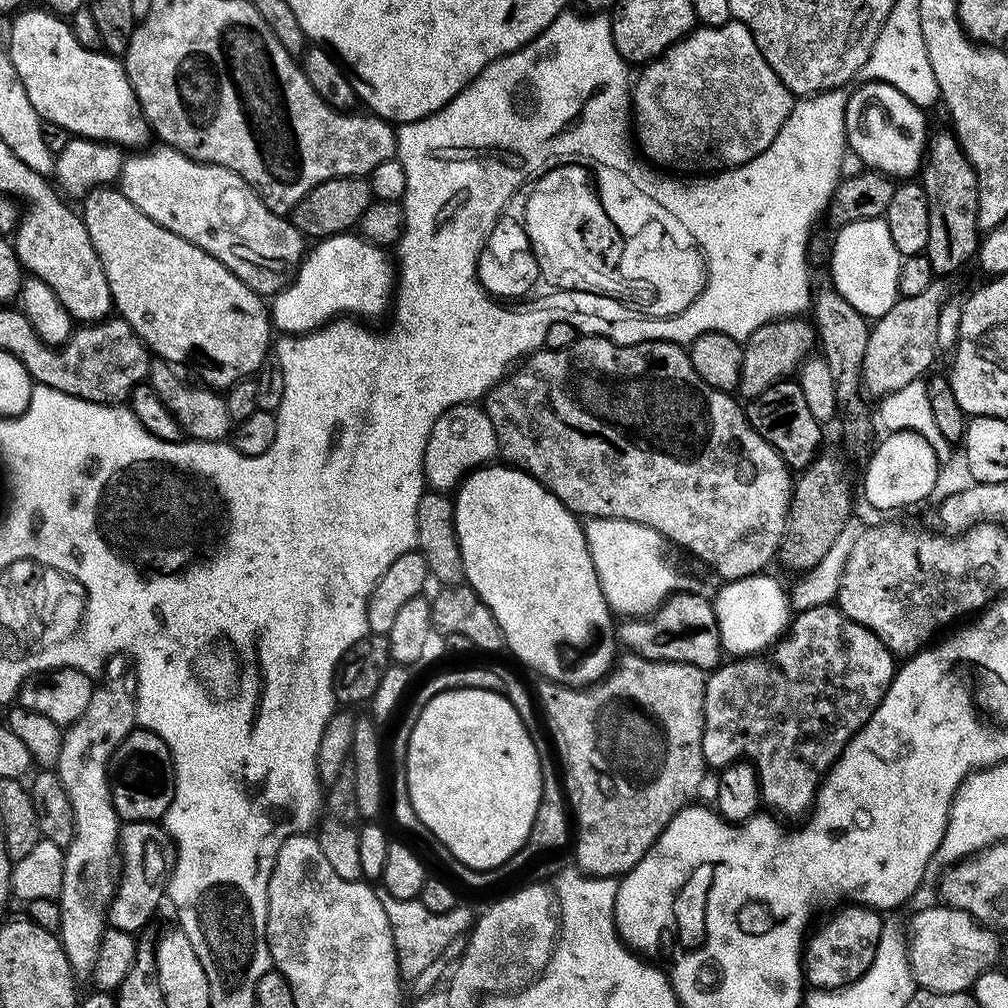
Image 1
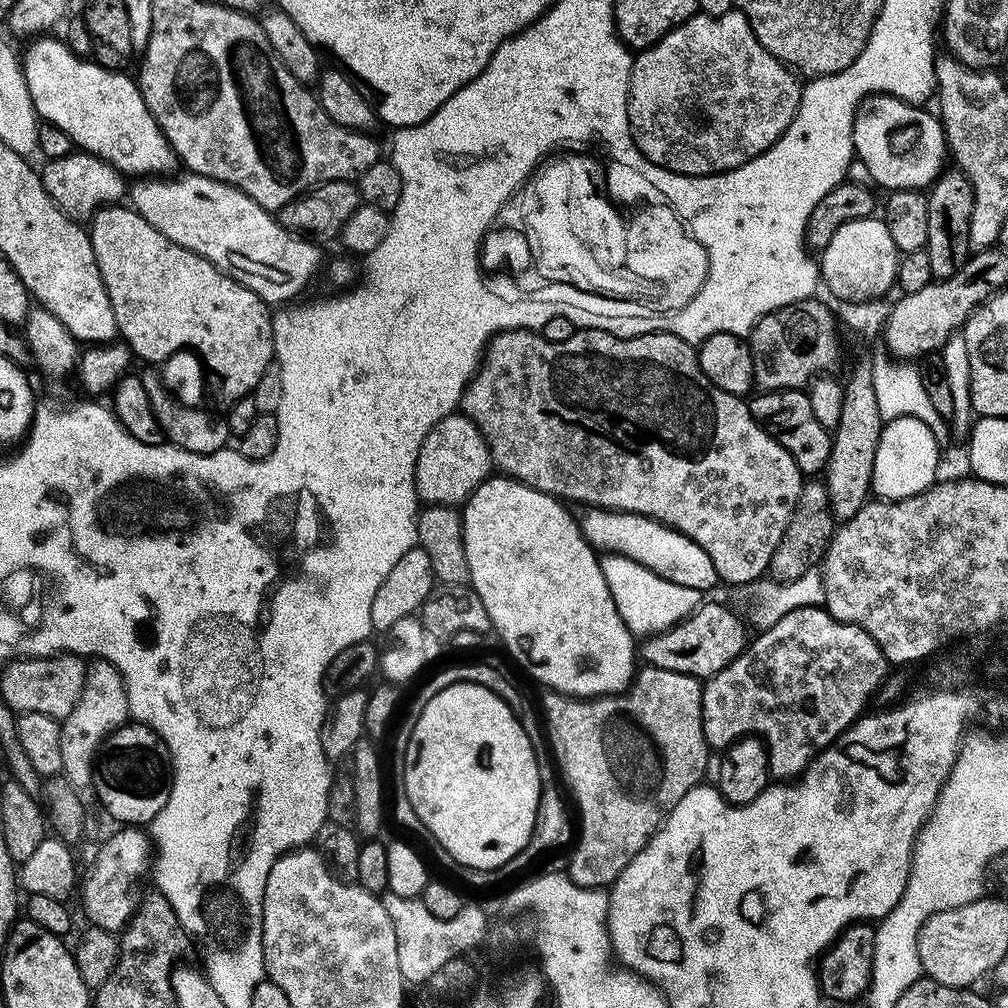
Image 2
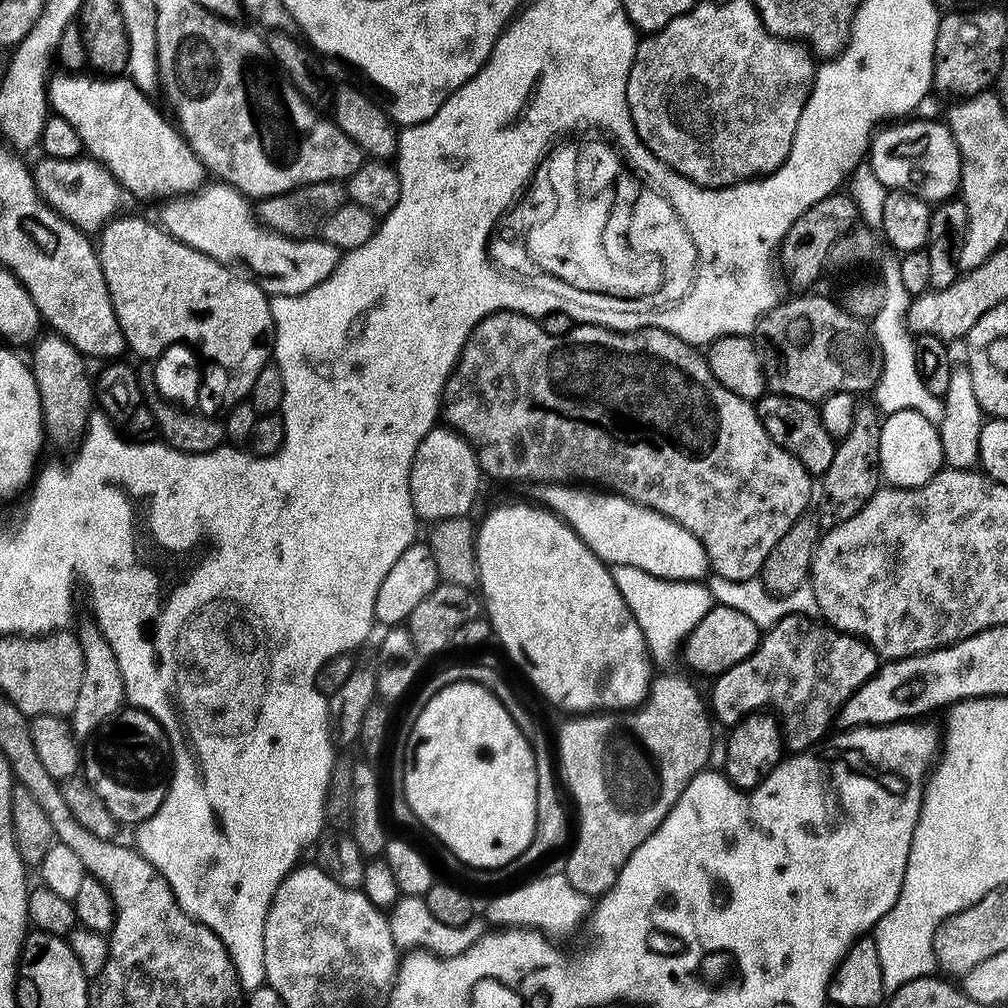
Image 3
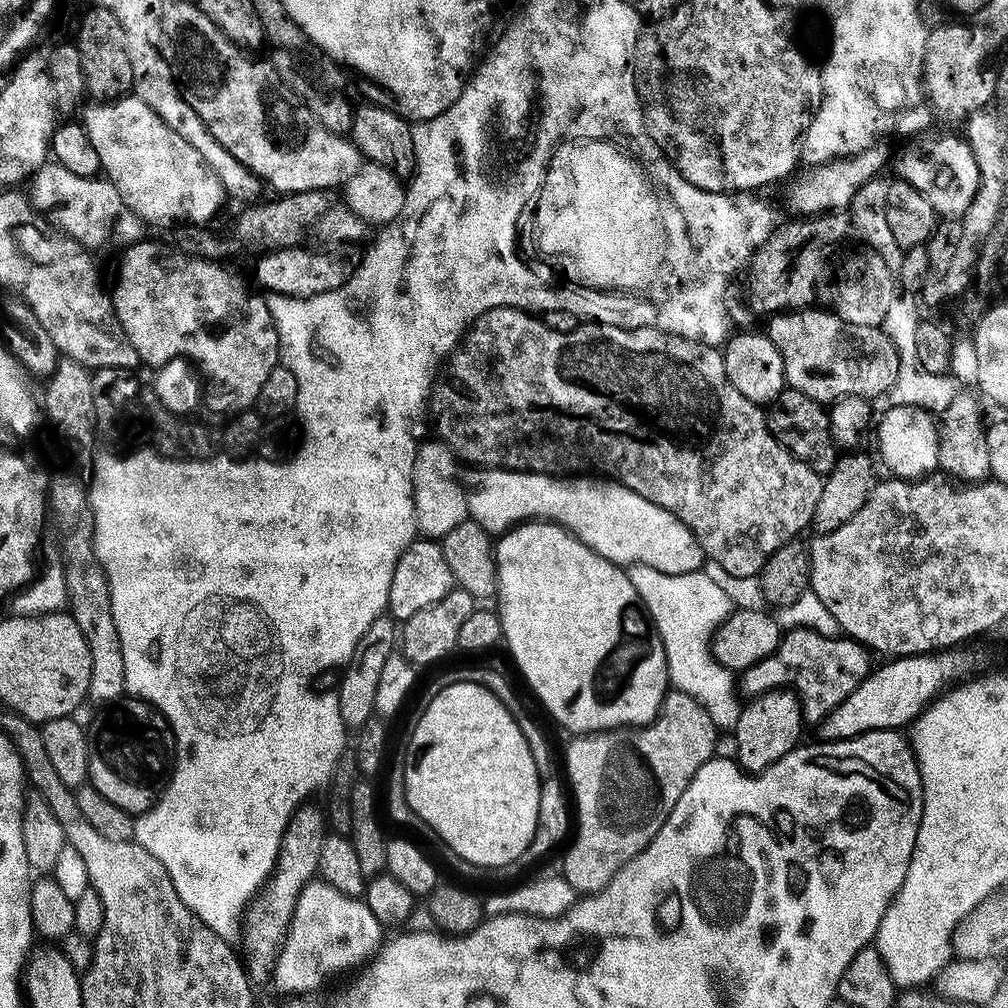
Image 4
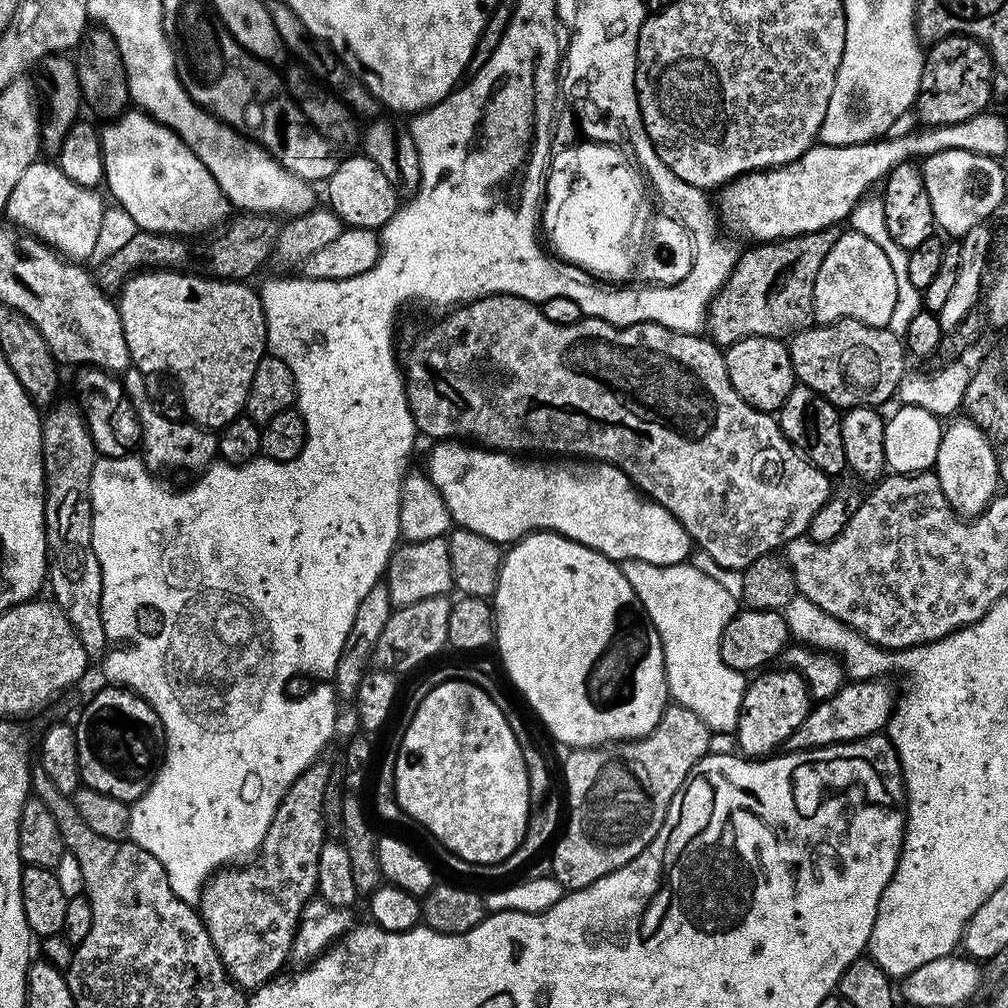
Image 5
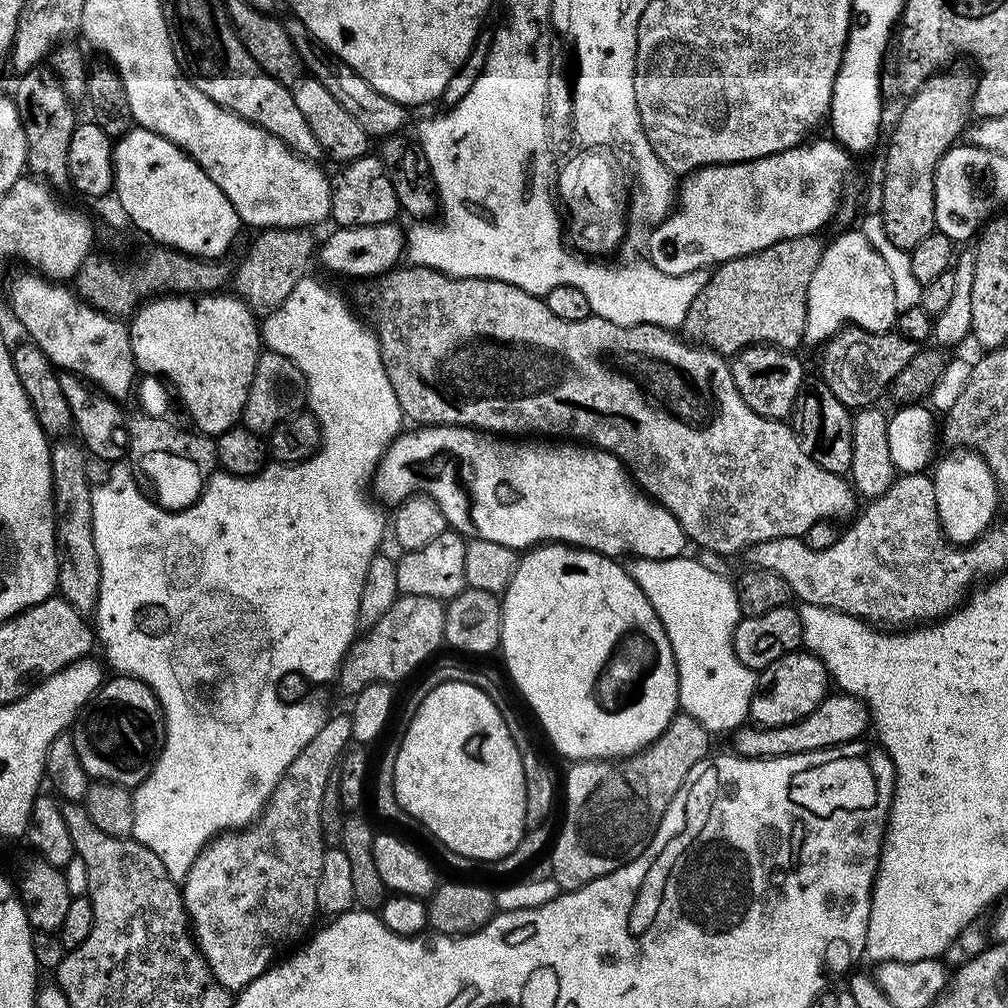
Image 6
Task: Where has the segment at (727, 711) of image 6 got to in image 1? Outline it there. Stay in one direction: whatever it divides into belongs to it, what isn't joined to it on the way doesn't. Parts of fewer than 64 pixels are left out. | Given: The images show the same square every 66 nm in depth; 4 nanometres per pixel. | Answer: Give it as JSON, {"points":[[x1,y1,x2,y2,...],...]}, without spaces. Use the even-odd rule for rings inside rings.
{"points":[[592,518,583,529,602,594,617,617,643,618,685,587,683,574,660,557,665,541,653,528,629,520]]}

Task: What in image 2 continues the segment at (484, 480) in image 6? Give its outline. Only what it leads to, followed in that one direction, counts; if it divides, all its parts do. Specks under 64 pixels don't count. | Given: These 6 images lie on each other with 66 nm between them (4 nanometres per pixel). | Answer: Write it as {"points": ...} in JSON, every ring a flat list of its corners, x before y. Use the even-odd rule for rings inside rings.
{"points":[[592,508,585,512,588,513,584,520,582,516,584,539,601,553,626,556,654,574,664,576,678,586,698,590,701,594,721,583,720,575,714,570,714,562,710,562,710,554,706,554,698,542,686,538,686,534,638,512,613,512,606,508]]}

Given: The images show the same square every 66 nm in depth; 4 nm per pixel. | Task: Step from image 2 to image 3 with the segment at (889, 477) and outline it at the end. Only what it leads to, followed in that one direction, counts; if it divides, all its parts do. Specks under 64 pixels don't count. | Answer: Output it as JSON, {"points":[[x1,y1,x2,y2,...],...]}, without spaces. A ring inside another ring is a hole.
{"points":[[906,409,883,419,879,436,880,473,891,487,917,488,924,485,943,467,943,458,939,429,922,414]]}

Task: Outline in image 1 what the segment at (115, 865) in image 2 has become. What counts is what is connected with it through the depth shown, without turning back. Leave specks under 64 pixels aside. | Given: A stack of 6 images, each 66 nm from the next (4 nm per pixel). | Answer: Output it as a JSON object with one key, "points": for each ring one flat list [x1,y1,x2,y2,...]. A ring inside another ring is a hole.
{"points":[[130,820,120,825,119,855,122,867,110,896,106,909,106,920,118,930,133,934,140,931,152,920,152,915,166,900,166,885,172,874,172,865,176,863,176,843,172,835,165,830,163,823,155,820]]}

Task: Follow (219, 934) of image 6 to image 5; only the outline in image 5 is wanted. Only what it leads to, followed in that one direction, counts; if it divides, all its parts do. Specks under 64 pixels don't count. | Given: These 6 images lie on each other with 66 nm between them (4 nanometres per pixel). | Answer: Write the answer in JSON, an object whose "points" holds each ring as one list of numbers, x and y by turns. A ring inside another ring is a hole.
{"points":[[317,762,308,767,290,786,274,814,274,822,260,844,258,855,243,866,228,866,215,873,200,893,198,911,206,930,222,958,228,977,245,990,255,990,281,975,280,968,289,963,296,927,300,925,302,910,317,895,318,854,326,842,324,831,323,794,329,765]]}

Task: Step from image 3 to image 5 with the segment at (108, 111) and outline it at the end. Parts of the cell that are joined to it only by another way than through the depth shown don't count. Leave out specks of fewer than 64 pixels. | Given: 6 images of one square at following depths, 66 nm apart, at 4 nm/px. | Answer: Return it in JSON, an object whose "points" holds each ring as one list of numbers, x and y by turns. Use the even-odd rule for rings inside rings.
{"points":[[128,110,105,123,99,134,104,155,104,184,137,229,200,238,229,219,230,205,218,182,214,182,214,174,202,166,202,158,178,134,159,124,153,116]]}

